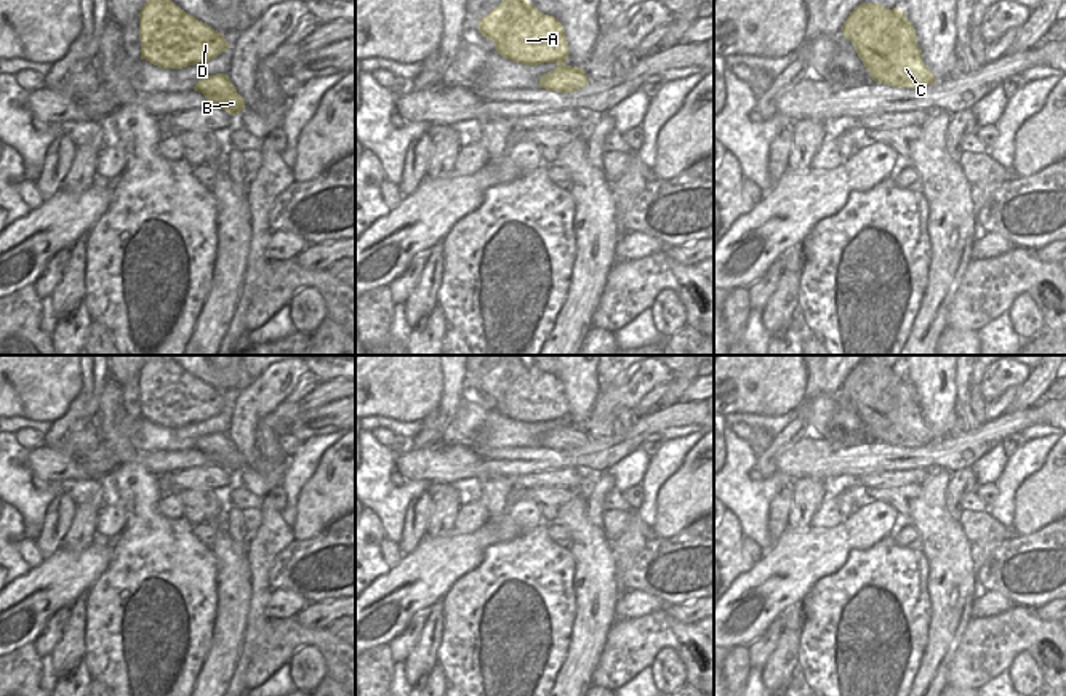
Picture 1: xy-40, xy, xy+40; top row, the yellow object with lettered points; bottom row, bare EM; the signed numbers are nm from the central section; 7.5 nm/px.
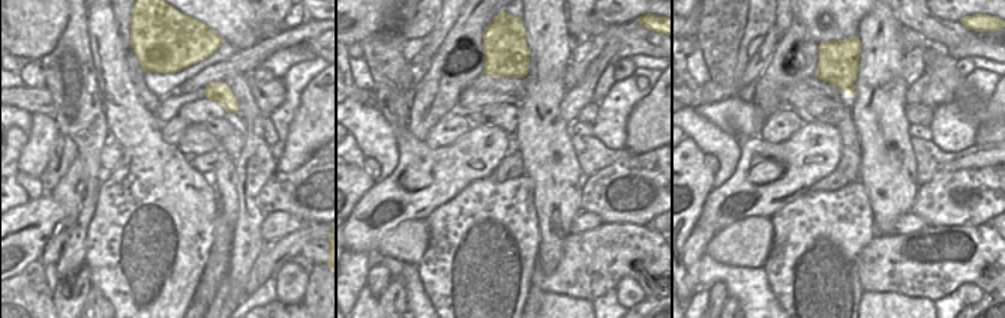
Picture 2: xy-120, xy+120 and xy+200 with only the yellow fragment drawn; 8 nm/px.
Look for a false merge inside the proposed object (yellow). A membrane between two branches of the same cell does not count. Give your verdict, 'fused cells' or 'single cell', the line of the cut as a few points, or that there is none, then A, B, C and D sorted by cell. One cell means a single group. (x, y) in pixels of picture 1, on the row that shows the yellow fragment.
fused cells | xy (570, 66), (562, 74), (554, 74), (543, 87) | A C D / B

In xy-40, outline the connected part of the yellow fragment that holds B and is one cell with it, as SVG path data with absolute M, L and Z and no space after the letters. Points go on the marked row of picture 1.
M224 74L200 78L194 90L202 93L211 106L219 106L230 115L235 115L245 109L243 98L237 93L235 86Z

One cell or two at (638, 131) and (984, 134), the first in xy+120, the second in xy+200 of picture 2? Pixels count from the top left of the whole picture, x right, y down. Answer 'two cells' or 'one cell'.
one cell

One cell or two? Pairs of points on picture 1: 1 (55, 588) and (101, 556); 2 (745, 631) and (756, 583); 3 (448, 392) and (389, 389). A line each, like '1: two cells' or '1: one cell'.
1: one cell
2: one cell
3: two cells

